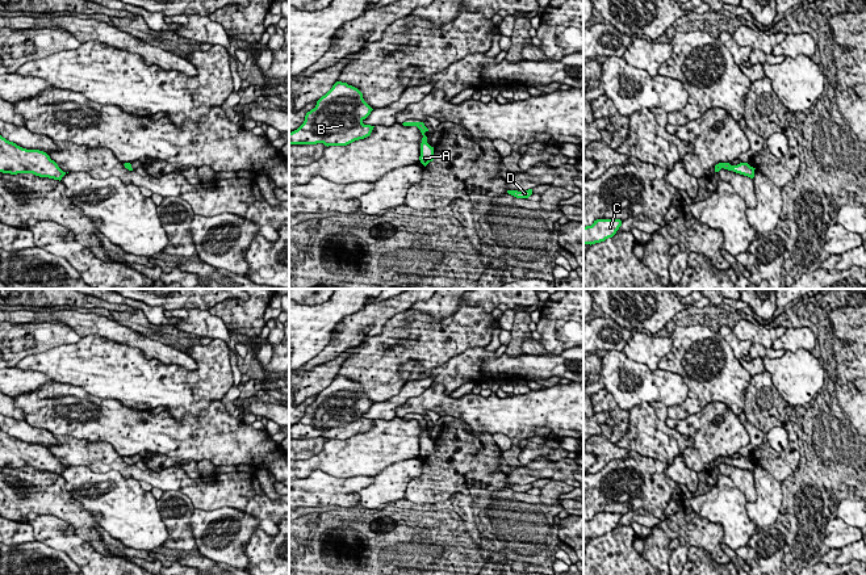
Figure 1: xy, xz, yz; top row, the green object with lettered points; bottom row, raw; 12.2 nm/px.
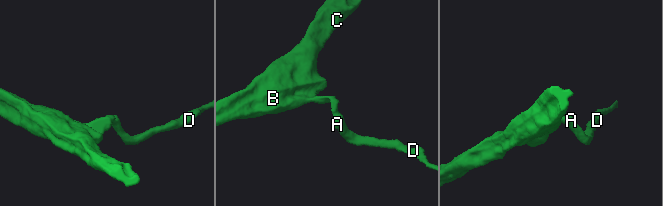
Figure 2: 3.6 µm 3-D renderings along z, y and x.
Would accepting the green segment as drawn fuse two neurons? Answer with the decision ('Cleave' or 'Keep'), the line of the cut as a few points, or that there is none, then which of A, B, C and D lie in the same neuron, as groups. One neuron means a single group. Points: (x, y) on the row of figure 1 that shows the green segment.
Keep. No split. Groups: A B C D

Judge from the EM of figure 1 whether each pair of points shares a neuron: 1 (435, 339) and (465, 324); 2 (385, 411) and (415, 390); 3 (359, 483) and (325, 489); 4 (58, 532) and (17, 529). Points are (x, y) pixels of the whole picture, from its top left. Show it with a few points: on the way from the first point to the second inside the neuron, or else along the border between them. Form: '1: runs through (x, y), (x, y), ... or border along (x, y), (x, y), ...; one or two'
1: runs through (443, 339), (457, 332); one
2: runs through (393, 403), (408, 390); one
3: runs through (351, 487), (333, 489); one
4: border along (25, 521), (32, 528), (33, 537), (37, 541); two

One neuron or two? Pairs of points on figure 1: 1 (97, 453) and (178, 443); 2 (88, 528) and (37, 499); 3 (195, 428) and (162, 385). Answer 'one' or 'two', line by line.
1: two
2: one
3: two

